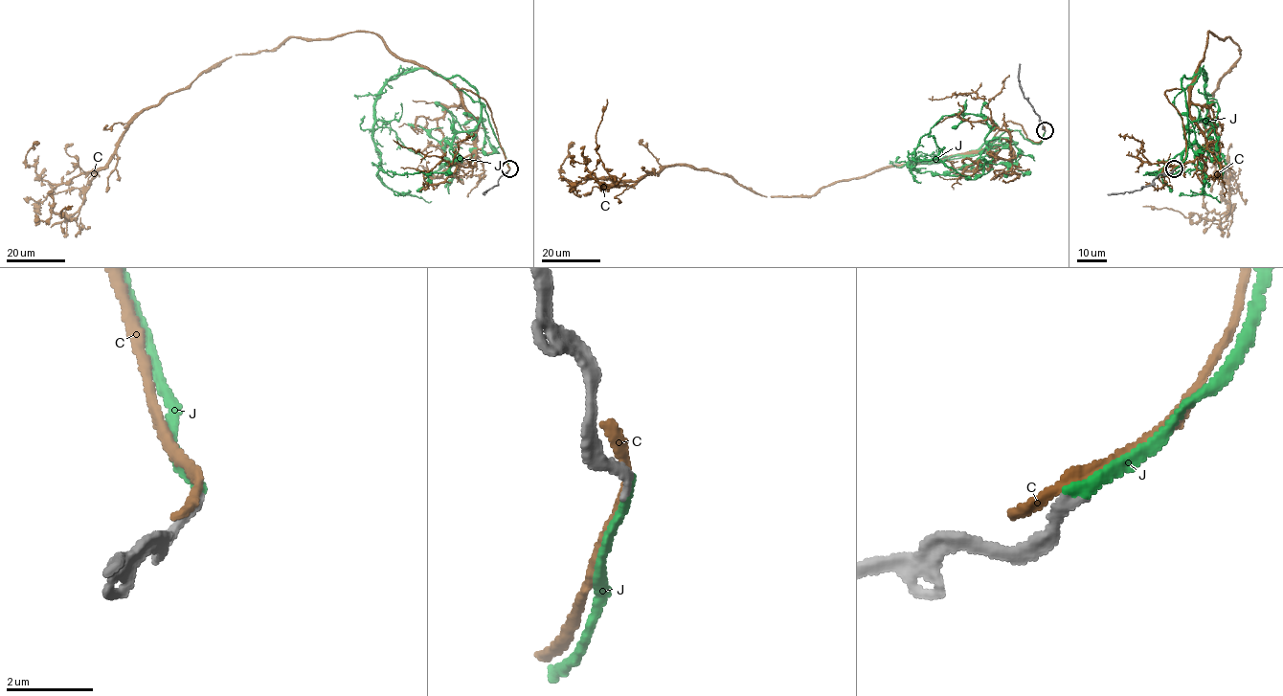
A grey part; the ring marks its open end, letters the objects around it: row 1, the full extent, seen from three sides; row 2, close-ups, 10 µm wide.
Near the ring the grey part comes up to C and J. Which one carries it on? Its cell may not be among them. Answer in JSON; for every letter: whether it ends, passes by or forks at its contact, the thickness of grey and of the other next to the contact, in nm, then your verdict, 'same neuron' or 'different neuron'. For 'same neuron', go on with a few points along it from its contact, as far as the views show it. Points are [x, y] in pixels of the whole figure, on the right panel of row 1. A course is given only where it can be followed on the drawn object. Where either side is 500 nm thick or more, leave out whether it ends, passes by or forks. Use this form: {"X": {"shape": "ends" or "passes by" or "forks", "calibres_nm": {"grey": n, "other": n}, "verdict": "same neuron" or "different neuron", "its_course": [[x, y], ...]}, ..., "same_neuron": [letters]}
{"C": {"shape": "passes by", "calibres_nm": {"grey": 240, "other": 220}, "verdict": "different neuron"}, "J": {"shape": "ends", "calibres_nm": {"grey": 240, "other": 240}, "verdict": "same neuron", "its_course": [[1174, 169], [1184, 160], [1187, 143], [1174, 99], [1202, 68], [1210, 145], [1203, 193], [1220, 201]]}, "same_neuron": ["J"]}

